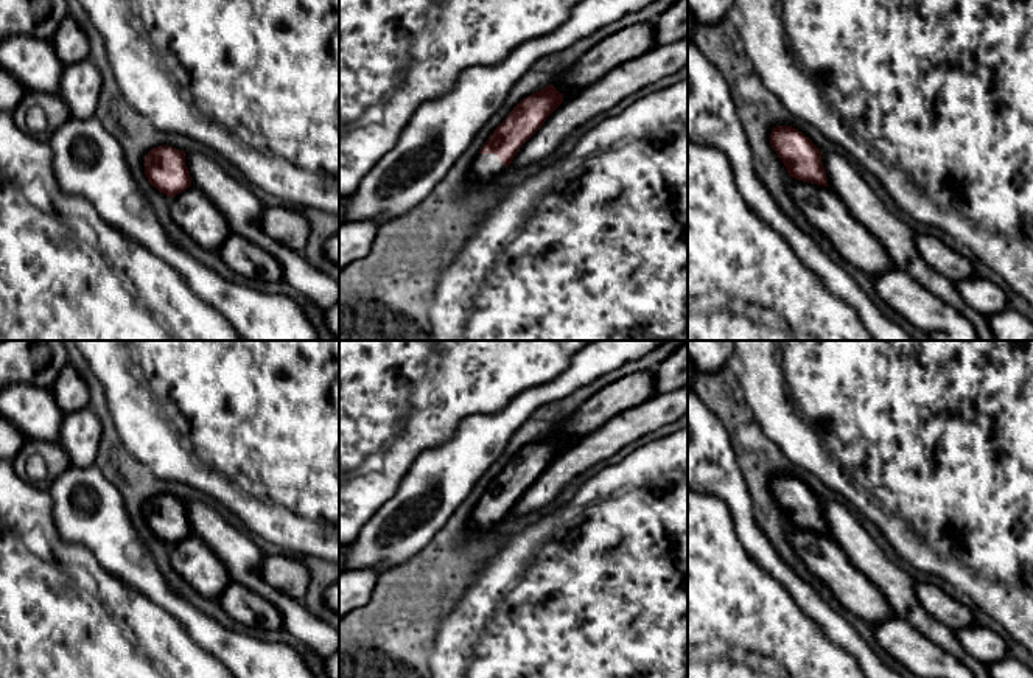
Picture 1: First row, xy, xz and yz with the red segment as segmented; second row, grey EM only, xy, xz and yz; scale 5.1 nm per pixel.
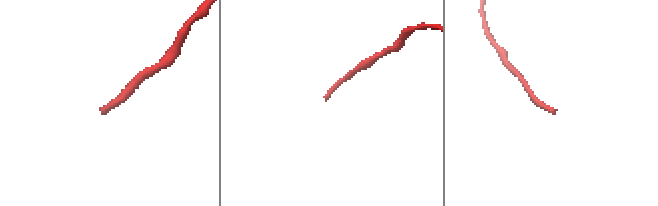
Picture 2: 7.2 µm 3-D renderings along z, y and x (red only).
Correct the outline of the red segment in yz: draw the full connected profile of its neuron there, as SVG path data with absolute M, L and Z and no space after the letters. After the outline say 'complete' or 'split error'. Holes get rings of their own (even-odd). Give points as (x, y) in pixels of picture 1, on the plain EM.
M776 474L772 477L770 493L790 526L829 535L821 510L823 501L803 481L792 474Z; complete

